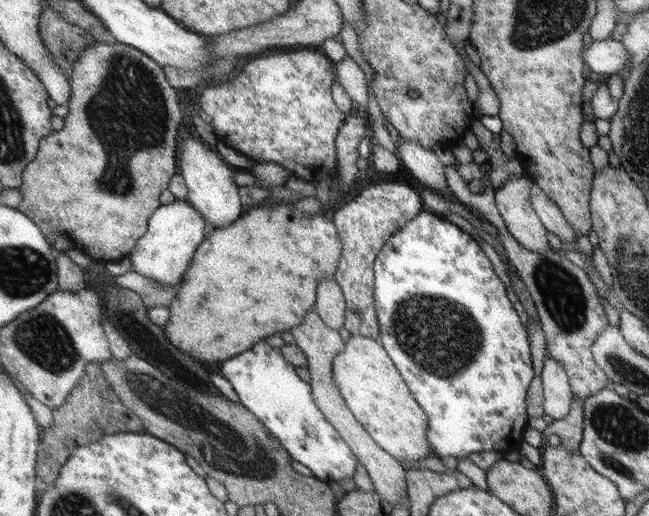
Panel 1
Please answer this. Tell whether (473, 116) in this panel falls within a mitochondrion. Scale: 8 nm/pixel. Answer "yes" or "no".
no

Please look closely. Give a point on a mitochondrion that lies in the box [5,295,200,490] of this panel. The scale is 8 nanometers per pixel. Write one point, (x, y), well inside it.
(43, 339)

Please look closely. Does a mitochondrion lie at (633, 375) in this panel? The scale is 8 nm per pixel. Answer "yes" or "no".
yes

